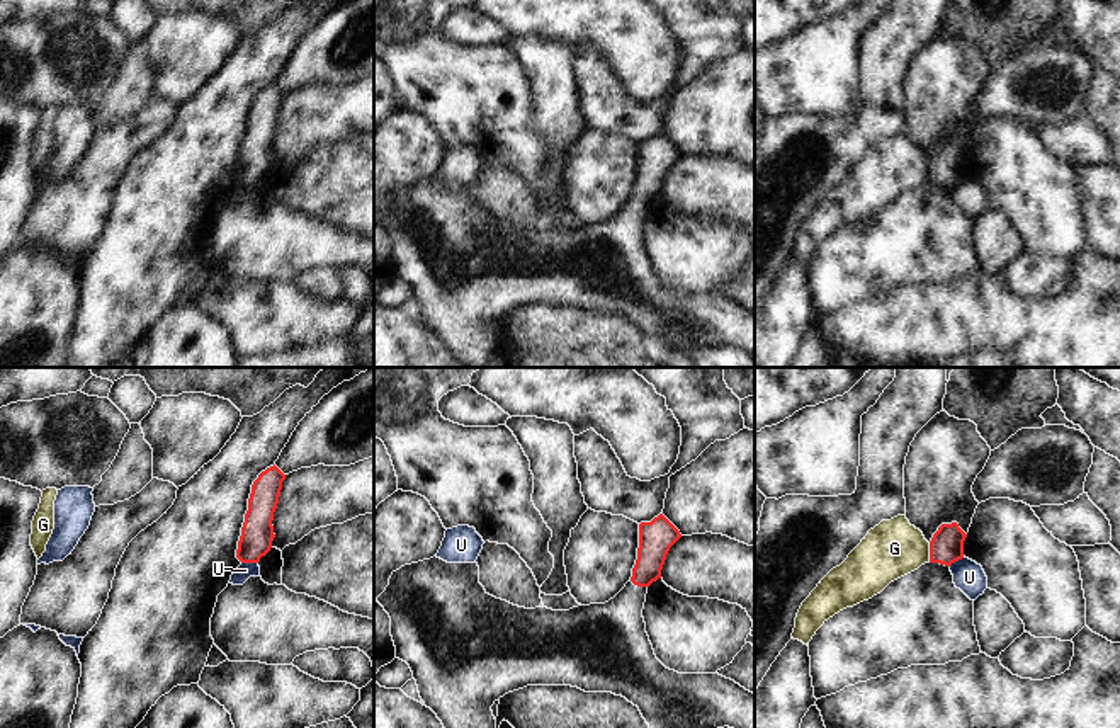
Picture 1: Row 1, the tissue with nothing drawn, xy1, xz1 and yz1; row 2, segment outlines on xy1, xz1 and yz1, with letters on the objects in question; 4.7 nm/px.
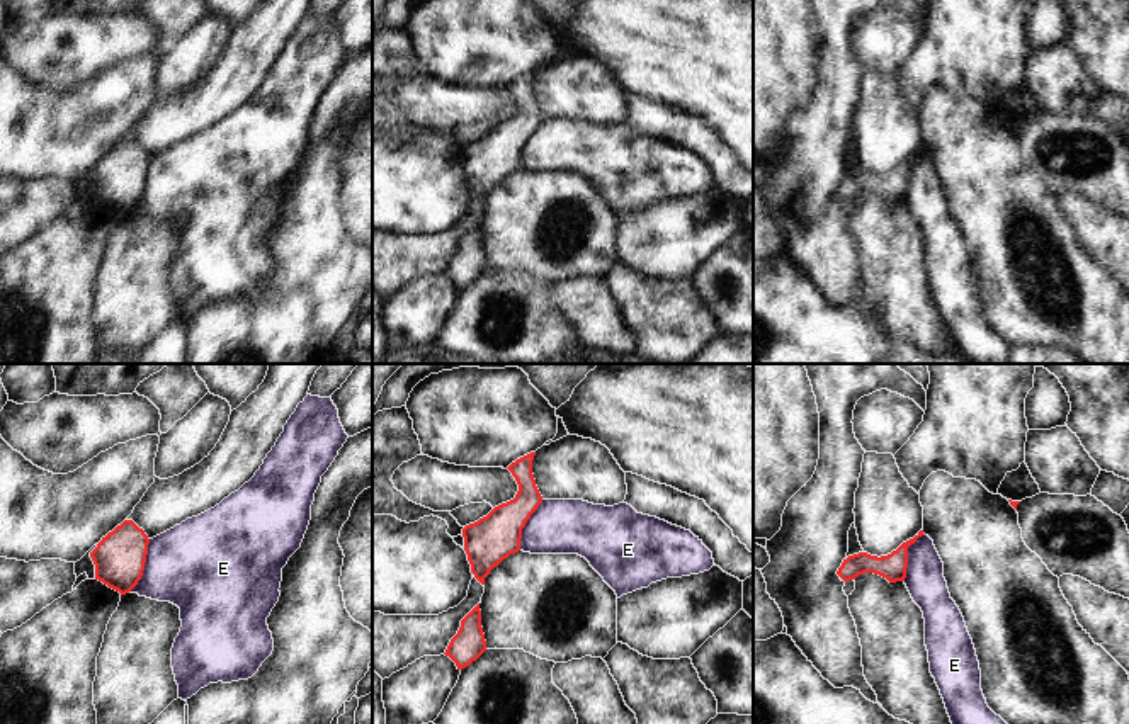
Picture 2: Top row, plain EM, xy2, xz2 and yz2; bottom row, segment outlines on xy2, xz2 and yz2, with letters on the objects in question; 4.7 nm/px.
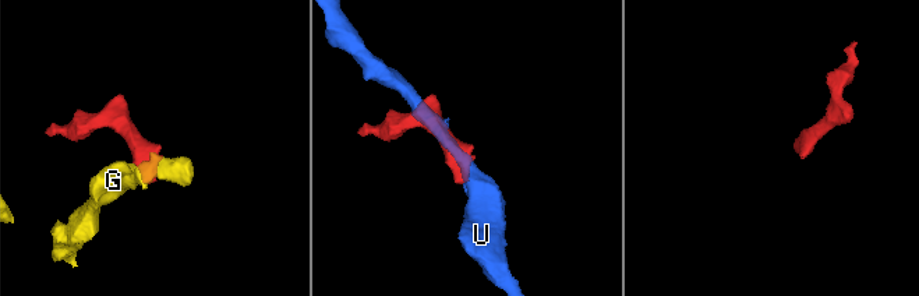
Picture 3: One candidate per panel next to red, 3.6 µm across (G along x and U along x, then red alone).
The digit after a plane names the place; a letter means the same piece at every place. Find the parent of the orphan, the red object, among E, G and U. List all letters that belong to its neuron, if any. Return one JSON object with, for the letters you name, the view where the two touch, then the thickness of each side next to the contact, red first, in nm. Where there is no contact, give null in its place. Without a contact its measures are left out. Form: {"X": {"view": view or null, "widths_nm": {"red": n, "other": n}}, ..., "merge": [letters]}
{"merge": []}

